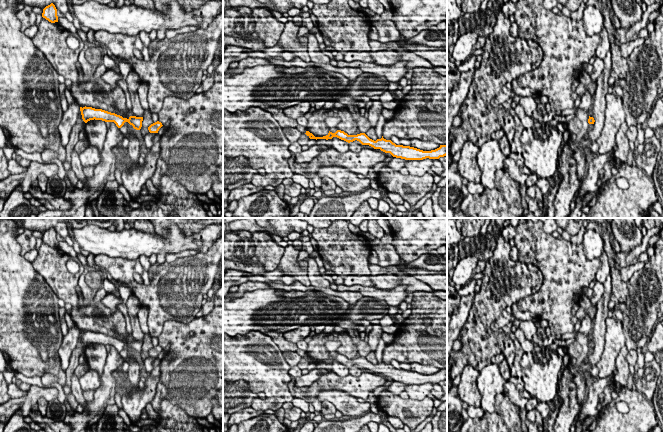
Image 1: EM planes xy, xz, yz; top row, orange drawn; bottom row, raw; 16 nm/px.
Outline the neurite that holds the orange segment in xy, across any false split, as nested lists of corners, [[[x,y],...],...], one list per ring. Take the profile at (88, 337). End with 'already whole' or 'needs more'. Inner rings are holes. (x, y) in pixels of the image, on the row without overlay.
[[[80,331],[82,343],[85,347],[90,344],[102,344],[105,346],[114,346],[118,352],[121,352],[125,346],[128,346],[134,353],[140,354],[142,351],[143,341],[130,340],[128,343],[120,339],[111,337],[102,333],[92,331]]] | already whole

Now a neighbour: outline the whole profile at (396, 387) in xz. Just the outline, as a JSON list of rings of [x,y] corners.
[[[394,381],[390,386],[388,386],[386,389],[396,395],[399,395],[401,392],[405,390],[407,384],[396,382]]]

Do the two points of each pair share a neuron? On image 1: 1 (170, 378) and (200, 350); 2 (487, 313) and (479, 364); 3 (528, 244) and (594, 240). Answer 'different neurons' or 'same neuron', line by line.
1: same neuron
2: same neuron
3: different neurons

